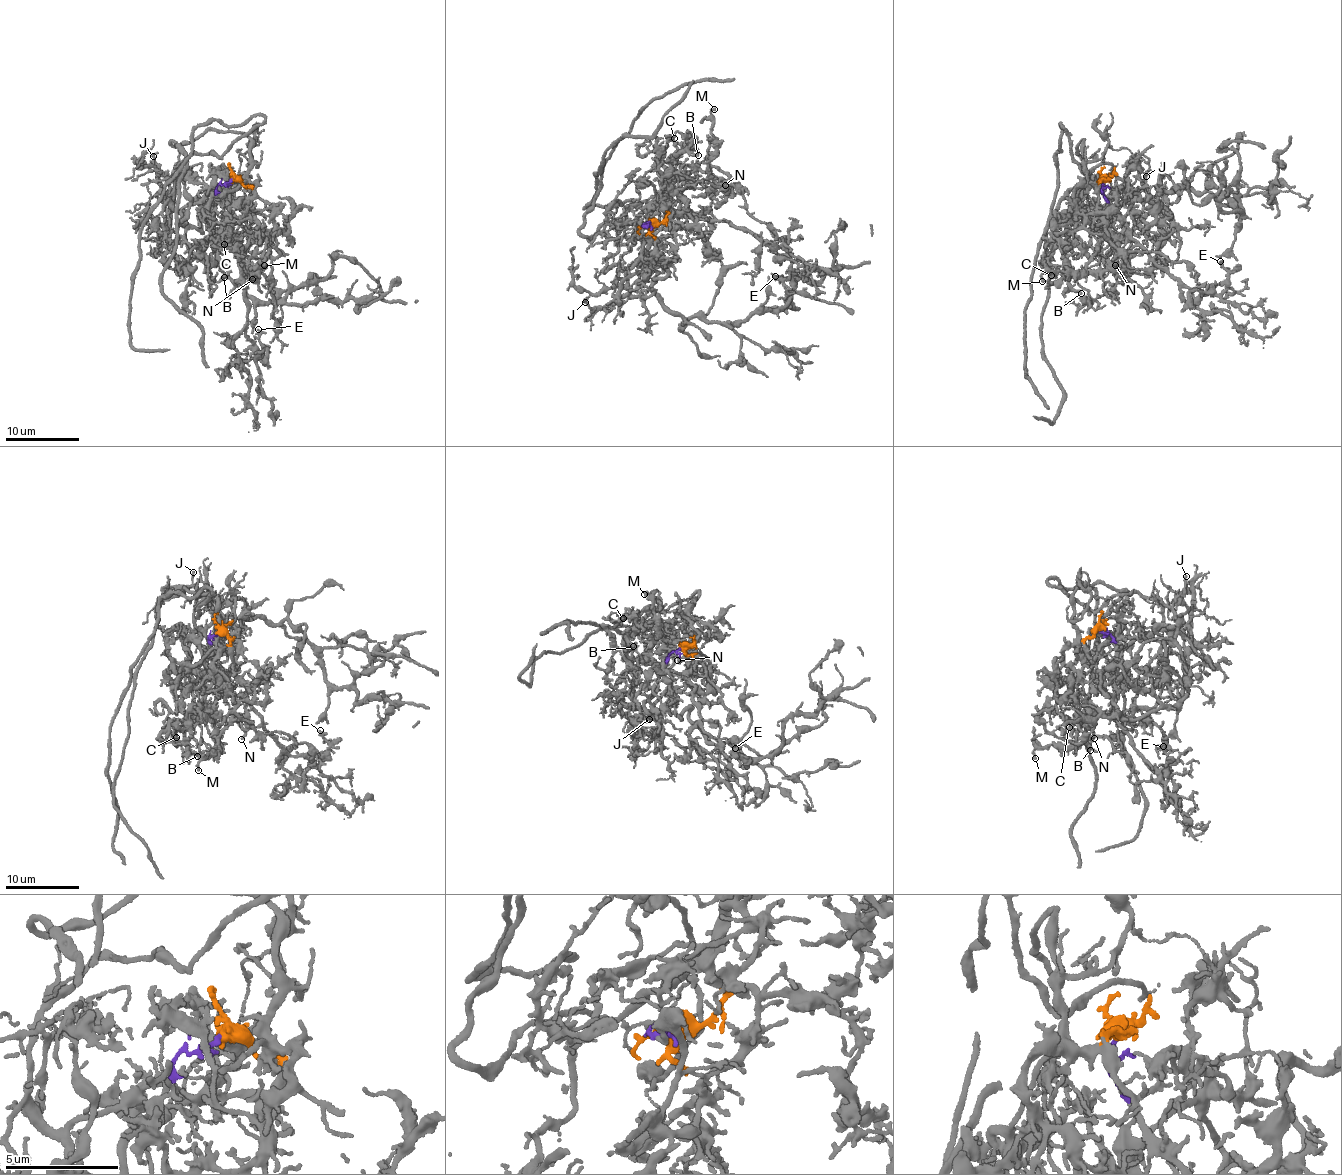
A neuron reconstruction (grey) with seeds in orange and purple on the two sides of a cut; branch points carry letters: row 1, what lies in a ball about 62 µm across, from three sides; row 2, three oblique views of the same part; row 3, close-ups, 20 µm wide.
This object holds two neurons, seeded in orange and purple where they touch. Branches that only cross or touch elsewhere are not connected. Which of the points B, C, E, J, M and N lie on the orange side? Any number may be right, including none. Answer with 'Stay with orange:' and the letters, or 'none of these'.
Stay with orange: B, C, E, M, N

